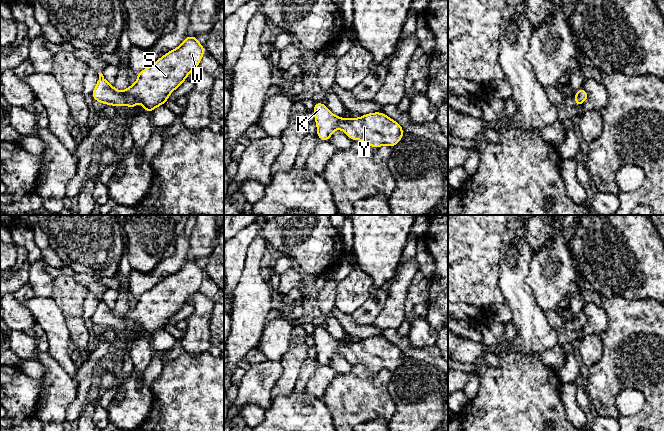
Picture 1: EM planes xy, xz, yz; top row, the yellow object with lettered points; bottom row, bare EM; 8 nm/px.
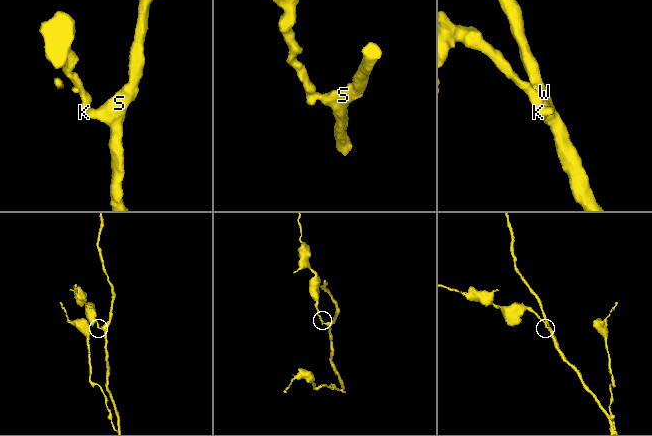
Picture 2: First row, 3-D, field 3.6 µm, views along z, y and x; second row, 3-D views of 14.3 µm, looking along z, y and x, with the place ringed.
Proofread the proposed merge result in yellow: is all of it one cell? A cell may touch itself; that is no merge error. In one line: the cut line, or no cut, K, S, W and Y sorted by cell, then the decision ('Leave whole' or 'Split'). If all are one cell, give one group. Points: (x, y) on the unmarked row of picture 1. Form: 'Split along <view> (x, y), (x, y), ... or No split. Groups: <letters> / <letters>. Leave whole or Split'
No split. Groups: K S W Y. Leave whole

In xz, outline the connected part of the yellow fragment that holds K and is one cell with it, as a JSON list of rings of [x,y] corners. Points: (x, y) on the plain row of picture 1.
[[[315,326],[313,332],[313,338],[315,341],[315,347],[317,350],[317,357],[319,364],[330,365],[332,357],[340,352],[353,366],[357,364],[363,364],[372,372],[376,373],[383,369],[394,371],[403,362],[404,353],[402,350],[391,343],[383,336],[373,336],[366,339],[362,339],[359,342],[347,342],[334,339],[327,331],[326,328],[321,326]]]

